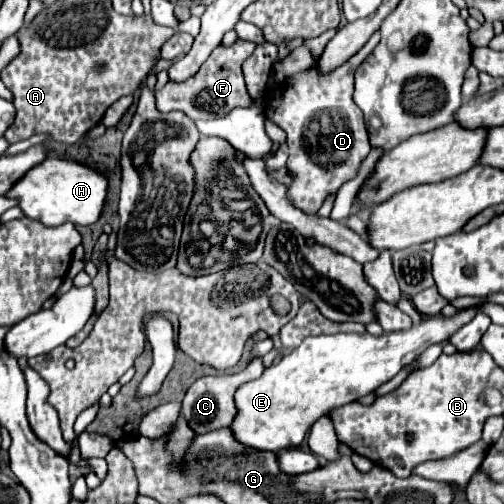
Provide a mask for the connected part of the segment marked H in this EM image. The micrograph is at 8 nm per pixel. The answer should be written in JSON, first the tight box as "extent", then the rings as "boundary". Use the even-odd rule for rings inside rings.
{"extent":[3,158,107,226],"boundary":[[[47,158],[39,166],[33,166],[15,182],[3,196],[15,198],[21,212],[45,226],[59,226],[71,222],[75,226],[87,226],[99,220],[107,194],[107,178],[93,168],[87,168],[73,160]]]}

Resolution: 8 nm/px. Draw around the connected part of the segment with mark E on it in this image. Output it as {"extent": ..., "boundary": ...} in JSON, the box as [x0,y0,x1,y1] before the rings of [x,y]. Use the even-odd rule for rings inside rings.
{"extent":[231,308,475,450],"boundary":[[[475,308],[457,312],[453,318],[425,318],[407,332],[391,332],[379,338],[371,334],[311,336],[299,348],[285,354],[279,364],[265,368],[261,378],[245,382],[235,392],[237,414],[231,432],[237,442],[255,450],[285,450],[299,446],[307,430],[329,410],[349,404],[391,380],[405,364],[419,356],[427,346],[447,340],[457,326],[475,316]],[[303,398],[303,412],[301,412]]]}

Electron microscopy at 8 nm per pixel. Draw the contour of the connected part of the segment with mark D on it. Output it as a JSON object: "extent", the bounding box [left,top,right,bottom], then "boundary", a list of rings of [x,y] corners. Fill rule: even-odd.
{"extent":[265,30,381,214],"boundary":[[[377,30],[355,56],[351,56],[343,66],[339,66],[337,70],[333,70],[327,76],[319,76],[317,70],[299,72],[299,74],[293,74],[291,78],[287,78],[287,84],[289,84],[287,88],[267,90],[267,94],[265,94],[267,118],[273,120],[277,126],[281,126],[287,132],[287,144],[289,144],[287,168],[289,168],[289,174],[293,176],[293,184],[289,186],[289,198],[293,200],[295,206],[299,206],[301,210],[305,210],[309,214],[317,212],[321,208],[327,194],[337,192],[343,182],[347,182],[355,176],[361,160],[371,150],[363,114],[361,114],[359,106],[355,106],[351,96],[353,96],[353,74],[355,74],[357,66],[373,52],[373,48],[379,44],[379,40],[381,40],[381,32]]]}

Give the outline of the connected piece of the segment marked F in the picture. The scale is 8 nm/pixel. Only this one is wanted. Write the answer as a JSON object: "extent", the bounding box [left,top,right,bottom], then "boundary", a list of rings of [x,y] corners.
{"extent":[155,42,261,120],"boundary":[[[235,42],[229,48],[215,48],[211,52],[211,56],[203,62],[203,66],[199,68],[199,72],[195,76],[191,76],[189,80],[175,84],[175,82],[167,82],[161,90],[155,92],[157,96],[157,106],[163,112],[171,112],[171,110],[181,110],[185,112],[189,118],[197,120],[213,120],[213,118],[223,118],[227,116],[231,110],[235,108],[249,108],[253,104],[261,104],[261,100],[253,100],[245,88],[245,80],[243,80],[243,72],[241,72],[241,64],[253,54],[255,44],[251,42]]]}

